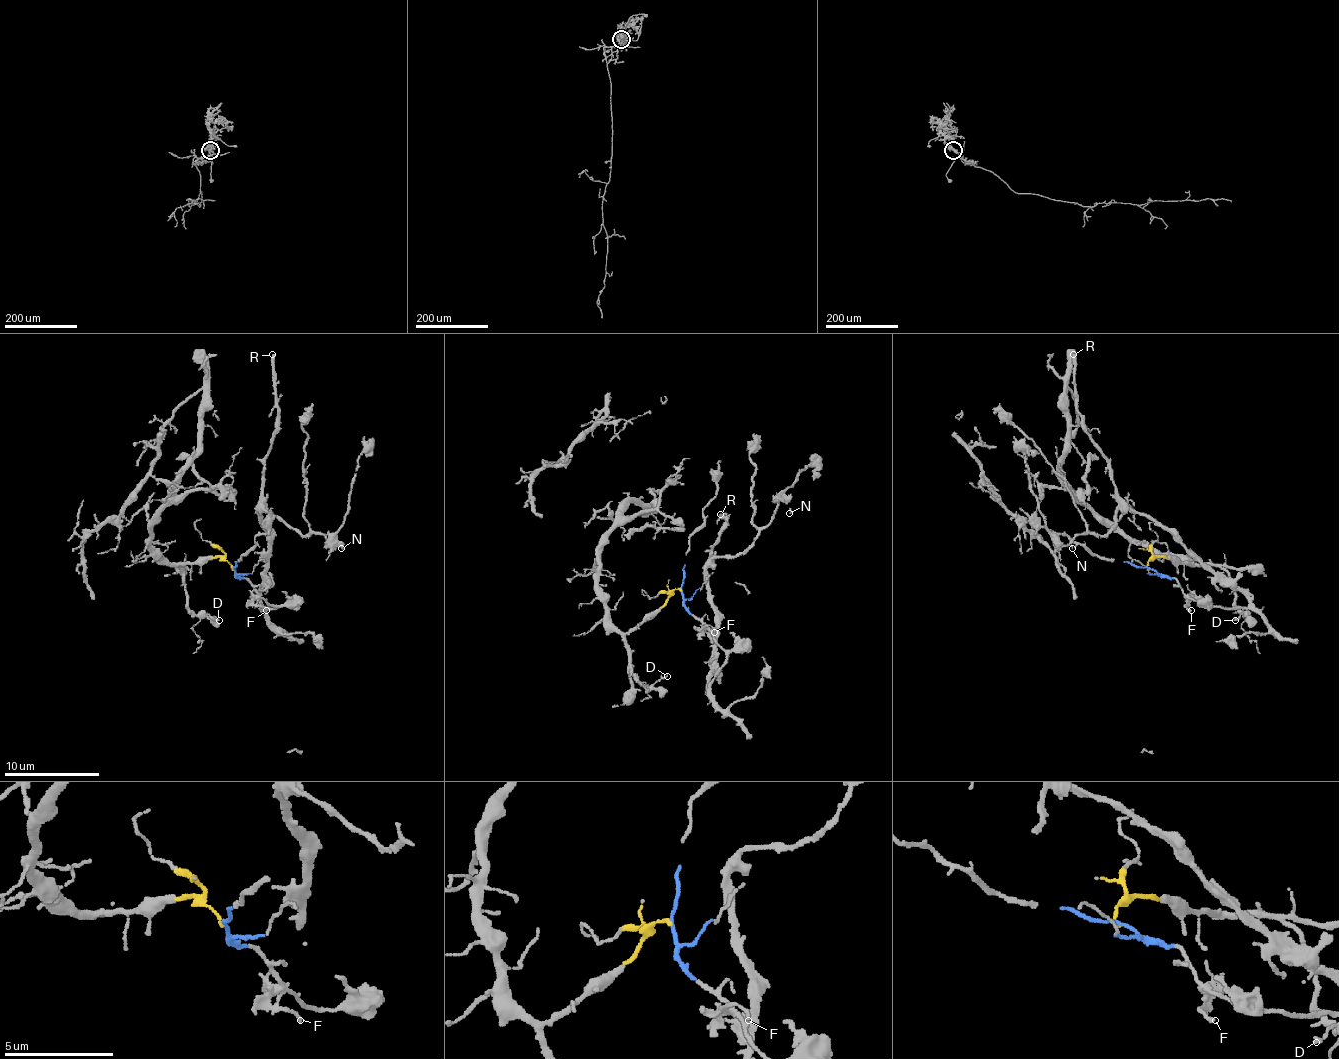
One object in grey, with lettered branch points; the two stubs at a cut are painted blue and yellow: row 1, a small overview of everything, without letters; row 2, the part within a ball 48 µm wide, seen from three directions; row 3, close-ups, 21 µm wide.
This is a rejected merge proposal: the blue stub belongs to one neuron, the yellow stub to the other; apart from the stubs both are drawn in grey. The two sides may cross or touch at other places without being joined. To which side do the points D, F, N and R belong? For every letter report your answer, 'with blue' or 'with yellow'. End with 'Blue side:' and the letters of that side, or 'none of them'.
D: with yellow
F: with blue
N: with blue
R: with blue
Blue side: F, N, R

